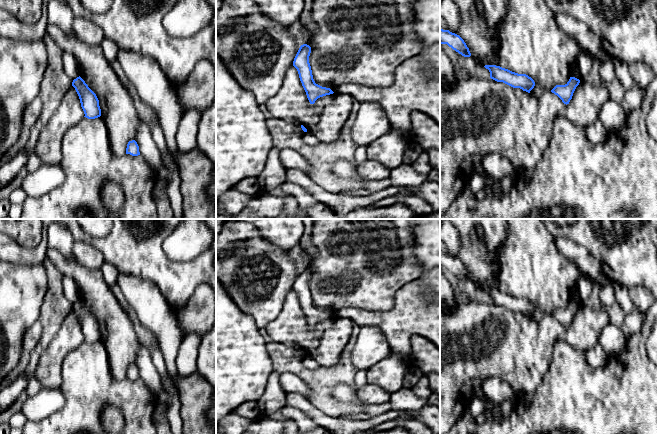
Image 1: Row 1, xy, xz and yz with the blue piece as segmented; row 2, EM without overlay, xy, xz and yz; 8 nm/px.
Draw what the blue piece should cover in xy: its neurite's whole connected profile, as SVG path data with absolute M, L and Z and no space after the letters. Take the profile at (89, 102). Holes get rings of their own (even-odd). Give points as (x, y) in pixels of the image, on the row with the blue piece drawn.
M79 76L73 80L72 86L75 88L86 118L95 119L101 116L99 100L96 94L88 87L85 81Z

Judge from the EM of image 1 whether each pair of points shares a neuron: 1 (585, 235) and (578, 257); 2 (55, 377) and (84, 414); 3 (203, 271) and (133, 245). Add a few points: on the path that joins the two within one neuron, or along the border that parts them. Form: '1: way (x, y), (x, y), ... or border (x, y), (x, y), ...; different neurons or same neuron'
1: border (560, 236), (566, 236), (582, 245), (599, 261); different neurons
2: border (63, 361), (61, 385), (58, 388); different neurons
3: way (186, 271), (162, 271), (150, 262); same neuron

